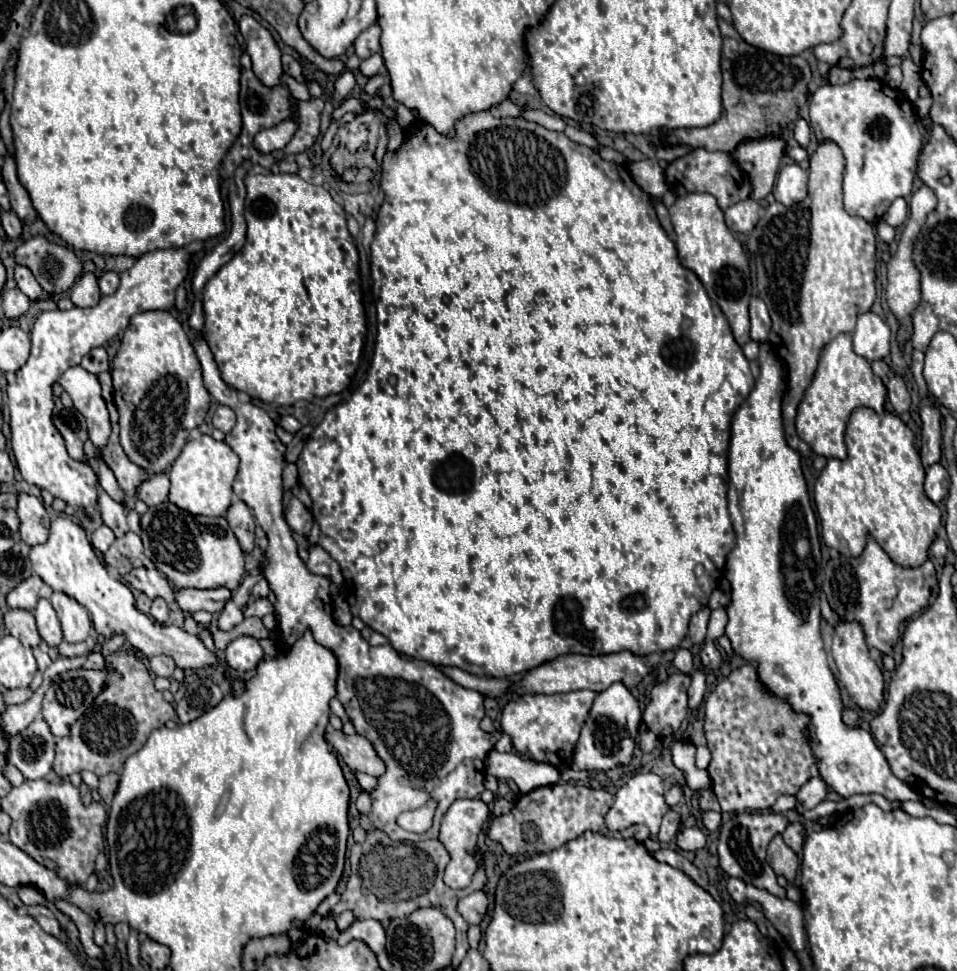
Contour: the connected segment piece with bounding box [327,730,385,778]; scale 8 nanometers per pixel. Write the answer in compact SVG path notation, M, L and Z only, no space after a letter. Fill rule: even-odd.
M331 730L331 732L327 732L327 740L343 756L345 764L351 770L371 774L375 778L383 776L385 764L383 764L383 760L379 760L375 748L371 748L371 742L365 736L359 736L359 734L345 736L343 732Z

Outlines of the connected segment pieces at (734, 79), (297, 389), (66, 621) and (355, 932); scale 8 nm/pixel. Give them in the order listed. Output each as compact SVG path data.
M719 18L723 34L723 118L705 128L679 128L669 130L663 136L665 144L687 144L691 148L733 152L741 142L779 134L787 124L799 118L799 106L807 104L807 86L811 82L811 68L801 56L781 58L743 42L737 30Z
M273 172L273 174L247 174L245 176L245 186L247 186L247 198L245 198L245 220L247 220L247 244L243 246L233 258L205 284L203 289L203 313L204 313L204 328L203 334L205 334L205 340L215 356L215 362L221 370L221 376L223 380L235 388L235 390L241 390L241 392L247 392L251 398L259 398L261 402L275 402L279 406L285 406L285 404L295 404L299 400L313 400L313 398L325 398L329 394L339 394L341 390L345 390L357 370L357 364L359 364L359 356L361 356L361 350L363 350L363 338L365 338L365 314L363 314L363 304L361 304L361 286L359 286L359 256L357 256L357 248L355 248L355 242L347 230L347 218L345 218L345 210L341 204L337 204L333 200L333 196L323 188L323 186L309 186L309 182L305 182L299 174L283 174L283 172Z
M53 592L49 596L49 602L53 604L61 628L63 628L63 638L65 642L81 642L87 640L91 632L91 618L87 608L83 608L77 600L71 600L71 596L63 592Z
M355 920L353 926L345 932L341 932L341 936L337 938L337 942L343 946L347 944L351 938L355 940L363 940L367 942L367 946L379 954L385 946L385 928L381 926L381 922L377 920Z

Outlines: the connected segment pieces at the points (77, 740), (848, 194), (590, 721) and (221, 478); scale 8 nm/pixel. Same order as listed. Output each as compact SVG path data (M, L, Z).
M119 634L111 636L103 644L101 652L107 672L103 692L99 692L93 706L71 726L69 736L57 740L53 770L61 778L83 770L89 770L97 776L121 772L123 762L139 748L143 748L151 730L165 726L165 722L175 714L173 706L163 700L159 690L155 690L145 662L139 660L131 650L125 650L123 644L125 638Z
M851 80L843 86L825 84L815 90L809 102L811 110L811 130L819 144L833 142L841 148L845 156L845 170L843 170L843 202L845 210L853 216L867 220L869 224L877 224L891 206L891 202L899 196L909 196L913 192L915 182L915 166L917 156L921 150L921 132L915 118L913 104L903 96L901 90L889 88L881 80Z
M611 684L607 690L599 692L593 708L589 712L589 718L585 720L585 726L581 728L581 736L575 744L573 756L571 756L571 768L573 770L611 770L617 766L627 766L633 762L633 752L637 748L635 738L639 736L639 724L641 724L641 708L639 702L633 698L633 694L623 684Z
M197 436L189 440L179 454L179 458L173 462L169 470L171 480L171 492L169 502L177 504L181 510L187 510L191 514L201 516L225 516L227 508L233 500L233 482L239 468L239 456L225 444L217 442L211 436Z

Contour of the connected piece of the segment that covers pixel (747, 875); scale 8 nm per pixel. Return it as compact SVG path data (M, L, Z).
M737 812L737 814L731 814L729 818L723 820L723 824L719 828L719 846L717 846L719 866L729 876L741 878L757 888L765 888L767 892L783 898L785 890L777 884L777 876L765 860L765 850L767 850L769 842L773 840L773 836L783 832L787 828L787 824L789 824L789 820L781 814L775 814L775 812L749 812L749 814Z

